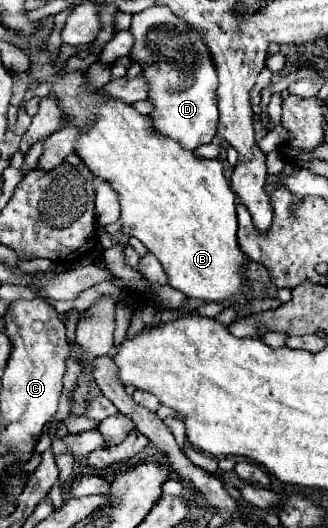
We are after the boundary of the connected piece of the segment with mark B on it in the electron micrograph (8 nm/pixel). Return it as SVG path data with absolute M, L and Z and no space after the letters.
M74 71L74 73L68 73L64 75L54 87L52 87L52 93L58 97L60 101L60 107L62 107L62 115L68 117L68 123L70 125L78 125L78 127L84 127L86 123L94 123L92 129L88 133L84 133L78 143L76 143L76 153L80 155L80 159L90 167L90 171L106 181L112 183L112 187L120 193L120 221L122 221L122 231L130 237L138 237L146 249L160 261L164 261L164 271L168 275L168 285L174 287L176 291L182 291L186 297L190 299L202 299L202 301L218 301L218 303L224 303L224 301L234 301L242 295L248 295L250 293L250 287L246 285L246 263L248 259L244 257L242 249L240 249L240 243L238 243L238 219L236 219L236 195L230 187L230 183L226 181L224 177L224 171L222 171L222 163L218 159L198 159L192 151L184 151L176 141L172 139L160 139L158 135L154 135L152 131L152 123L150 123L150 117L148 115L140 115L138 111L134 111L130 105L118 101L118 99L104 99L102 95L98 95L98 91L92 91L92 93L86 93L84 89L84 73L82 71Z

